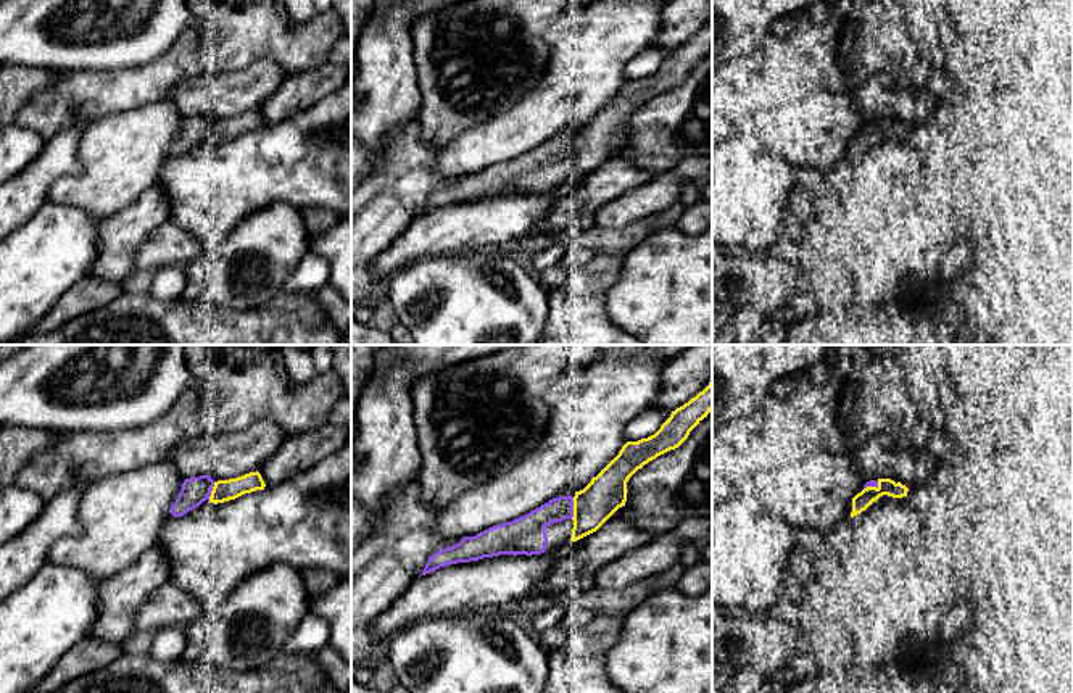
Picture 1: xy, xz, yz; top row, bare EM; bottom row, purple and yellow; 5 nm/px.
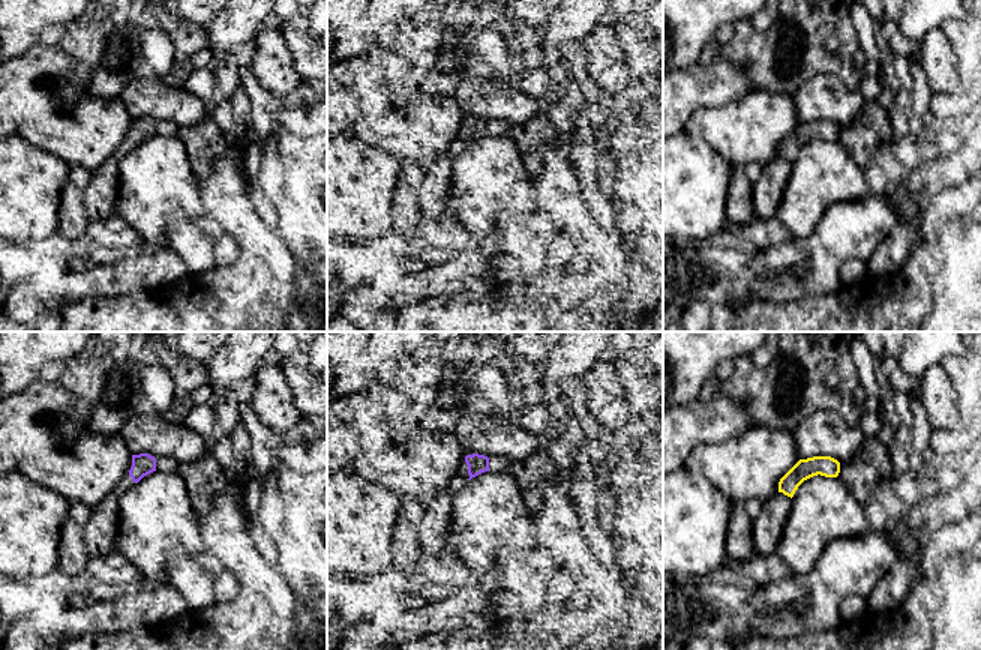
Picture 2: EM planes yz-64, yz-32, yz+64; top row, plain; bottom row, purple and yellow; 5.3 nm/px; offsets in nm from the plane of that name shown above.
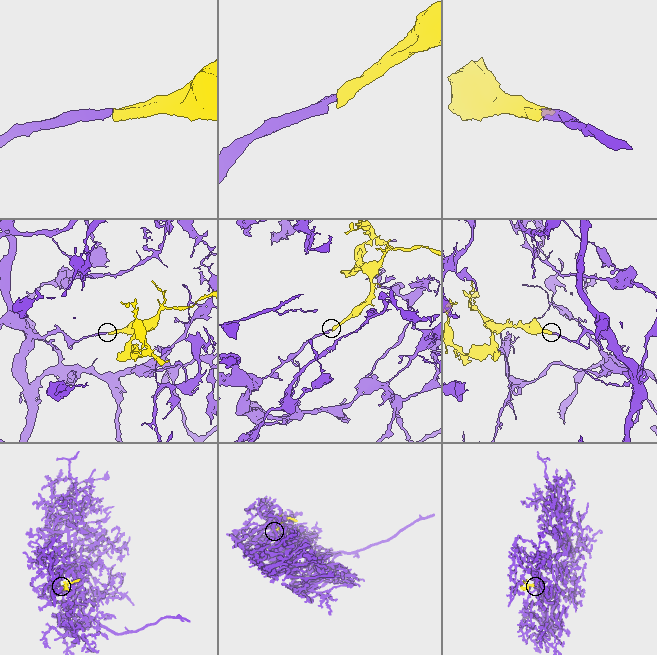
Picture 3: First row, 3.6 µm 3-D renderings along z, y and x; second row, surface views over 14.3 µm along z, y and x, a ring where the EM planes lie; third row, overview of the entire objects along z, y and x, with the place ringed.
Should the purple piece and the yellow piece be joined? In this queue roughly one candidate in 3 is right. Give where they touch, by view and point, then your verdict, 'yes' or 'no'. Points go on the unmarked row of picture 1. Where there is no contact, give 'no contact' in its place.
xz (572, 147) | yes

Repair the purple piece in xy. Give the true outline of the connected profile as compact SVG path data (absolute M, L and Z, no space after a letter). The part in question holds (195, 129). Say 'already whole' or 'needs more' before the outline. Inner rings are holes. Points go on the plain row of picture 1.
needs more; M258 110L237 118L218 121L209 114L190 116L184 119L180 132L169 151L174 156L180 156L193 147L198 147L206 139L218 143L235 139L245 132L264 129L264 126L266 122Z

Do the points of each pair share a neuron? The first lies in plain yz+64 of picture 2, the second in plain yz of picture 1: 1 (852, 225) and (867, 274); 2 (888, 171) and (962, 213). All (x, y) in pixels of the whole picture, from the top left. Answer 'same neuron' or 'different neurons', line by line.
1: same neuron
2: same neuron

